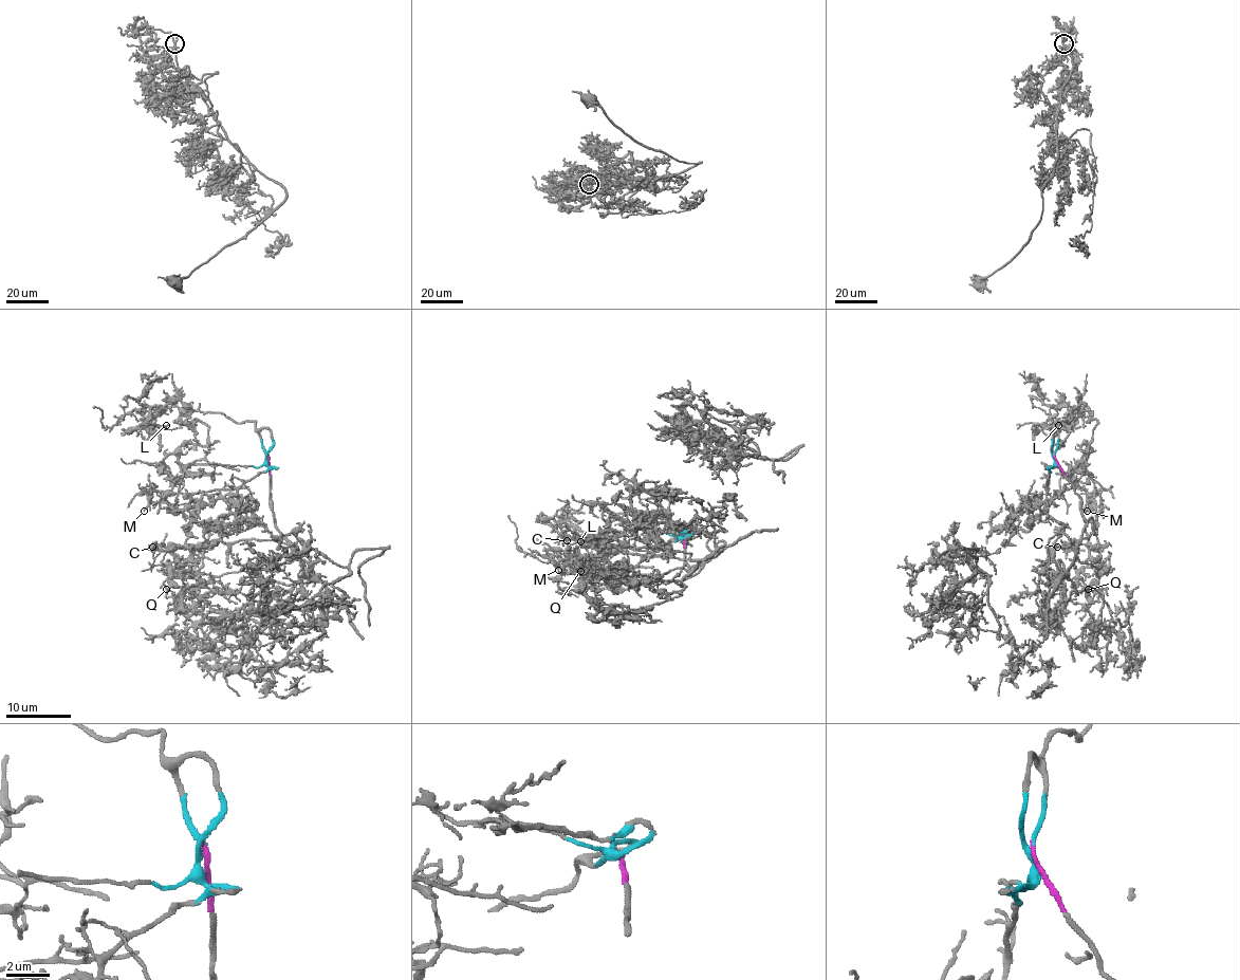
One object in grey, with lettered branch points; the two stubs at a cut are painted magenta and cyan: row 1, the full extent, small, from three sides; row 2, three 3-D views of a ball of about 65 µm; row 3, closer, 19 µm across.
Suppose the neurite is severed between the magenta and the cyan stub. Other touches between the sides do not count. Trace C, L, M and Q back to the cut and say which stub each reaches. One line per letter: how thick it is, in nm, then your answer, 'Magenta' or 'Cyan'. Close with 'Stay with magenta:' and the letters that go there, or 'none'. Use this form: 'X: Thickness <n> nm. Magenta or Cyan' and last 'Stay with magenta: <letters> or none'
C: Thickness 110 nm. Magenta
L: Thickness 130 nm. Cyan
M: Thickness 140 nm. Magenta
Q: Thickness 90 nm. Magenta
Stay with magenta: C, M, Q

